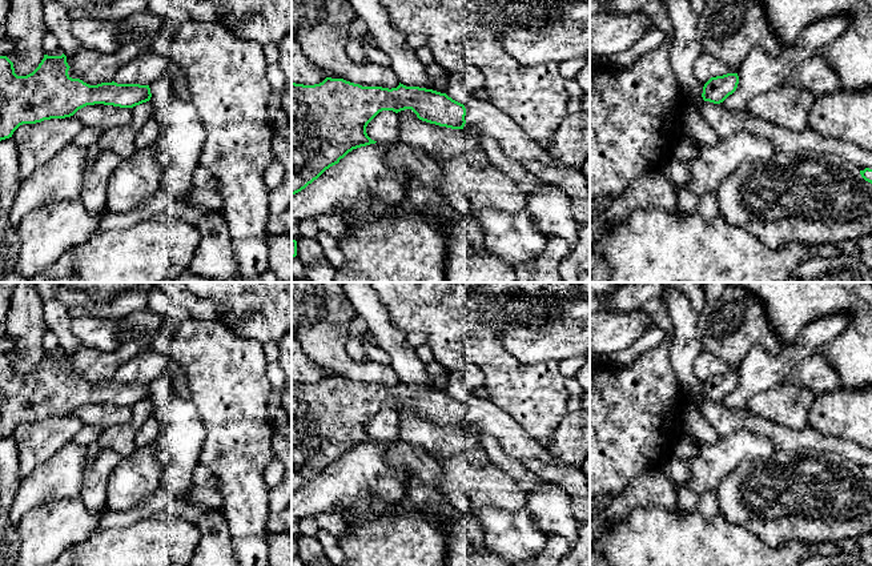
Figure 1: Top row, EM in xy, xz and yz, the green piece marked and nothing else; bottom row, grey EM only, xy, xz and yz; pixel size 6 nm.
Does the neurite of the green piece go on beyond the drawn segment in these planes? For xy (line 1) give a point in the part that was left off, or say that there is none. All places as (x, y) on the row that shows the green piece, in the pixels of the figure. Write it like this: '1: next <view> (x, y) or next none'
1: next none

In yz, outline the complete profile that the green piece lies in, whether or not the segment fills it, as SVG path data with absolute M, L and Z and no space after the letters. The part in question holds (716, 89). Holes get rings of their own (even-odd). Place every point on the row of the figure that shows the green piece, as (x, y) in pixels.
M738 73L711 77L703 87L702 97L704 101L720 104L736 91L738 84Z

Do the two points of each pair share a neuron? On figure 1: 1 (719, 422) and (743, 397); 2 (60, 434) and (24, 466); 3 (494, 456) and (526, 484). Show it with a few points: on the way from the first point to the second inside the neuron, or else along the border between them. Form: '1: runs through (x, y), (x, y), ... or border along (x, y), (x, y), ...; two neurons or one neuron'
1: border along (720, 401), (730, 408), (744, 408); two neurons
2: runs through (51, 440), (33, 457); one neuron
3: runs through (502, 461), (519, 476); one neuron

